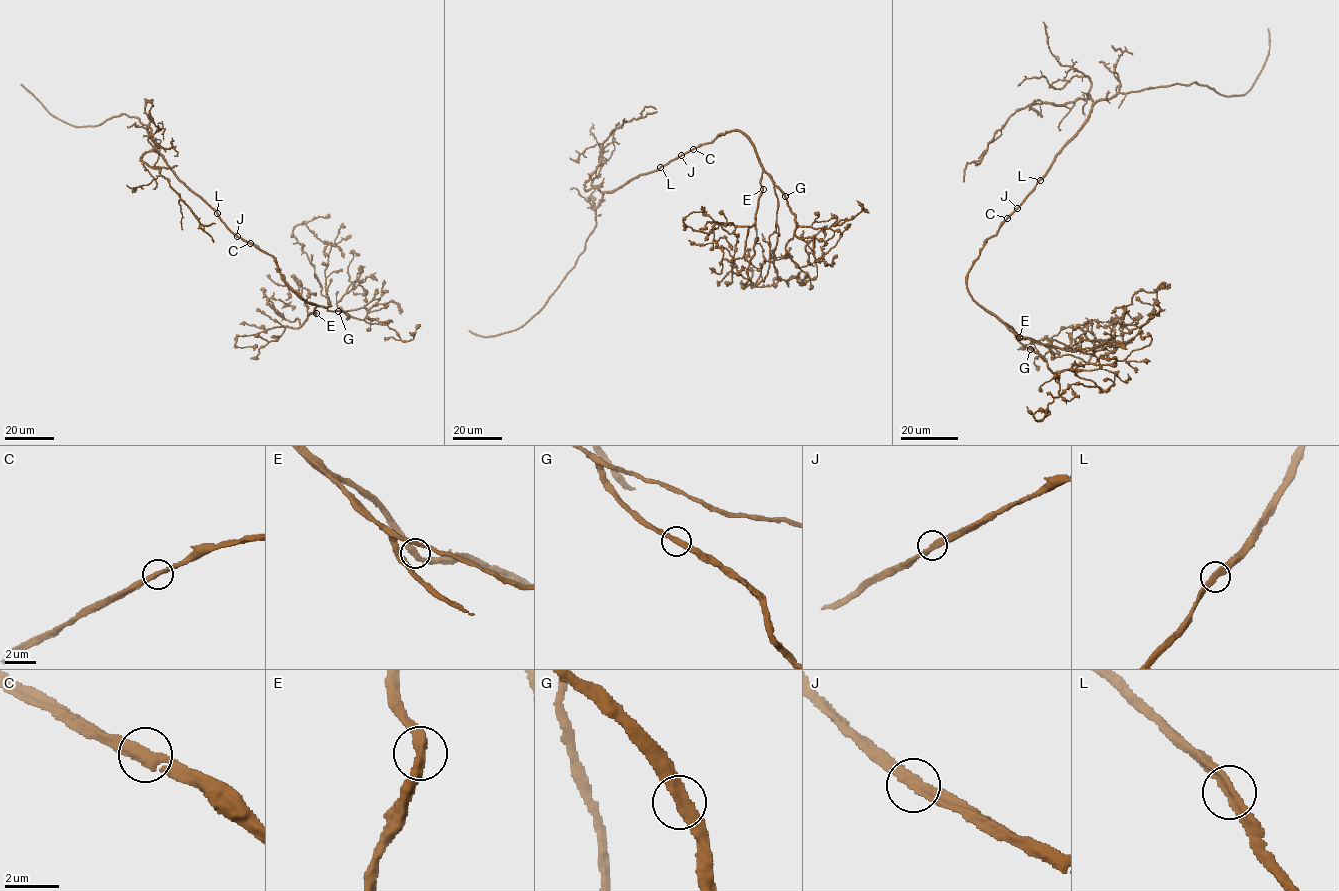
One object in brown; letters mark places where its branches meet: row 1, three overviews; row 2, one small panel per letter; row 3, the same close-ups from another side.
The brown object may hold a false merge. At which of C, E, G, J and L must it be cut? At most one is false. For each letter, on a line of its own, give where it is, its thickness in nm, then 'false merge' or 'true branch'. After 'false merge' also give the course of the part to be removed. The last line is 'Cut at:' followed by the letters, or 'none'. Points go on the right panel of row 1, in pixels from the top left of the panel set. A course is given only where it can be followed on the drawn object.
C: (1007, 218) | 340 nm | true branch
E: (1019, 337) | 360 nm | true branch
G: (1030, 349) | 360 nm | true branch
J: (1017, 208) | 360 nm | true branch
L: (1040, 180) | 360 nm | true branch
Cut at: none

